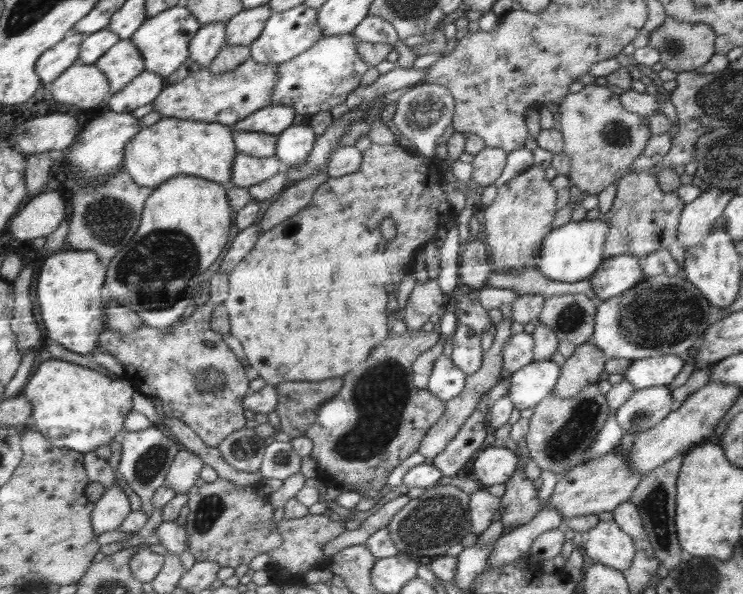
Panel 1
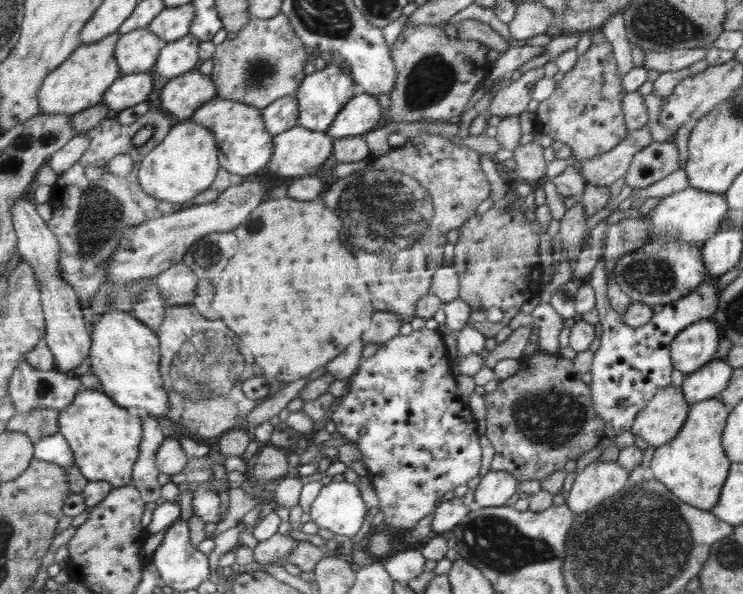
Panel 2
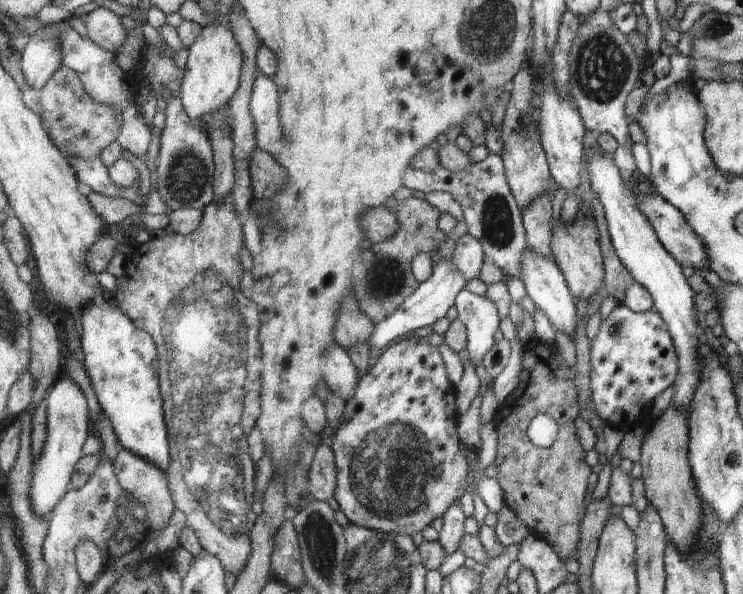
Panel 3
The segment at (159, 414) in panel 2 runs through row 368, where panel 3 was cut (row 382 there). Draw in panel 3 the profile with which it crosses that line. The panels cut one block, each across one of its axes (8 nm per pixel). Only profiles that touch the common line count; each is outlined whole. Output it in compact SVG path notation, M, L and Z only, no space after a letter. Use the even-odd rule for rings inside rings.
M110 296L86 306L79 318L82 348L85 354L84 365L95 387L100 409L110 420L120 444L165 472L171 458L167 438L167 416L163 413L162 391L159 387L159 350L152 336L132 322L130 316L124 310L120 310L116 302L108 301L108 298Z

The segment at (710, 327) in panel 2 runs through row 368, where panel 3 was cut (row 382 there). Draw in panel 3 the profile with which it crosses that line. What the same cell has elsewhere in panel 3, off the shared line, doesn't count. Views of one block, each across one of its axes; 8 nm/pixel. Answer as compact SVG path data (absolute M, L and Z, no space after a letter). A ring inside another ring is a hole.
M597 147L594 154L588 156L588 176L590 176L590 190L596 196L604 208L606 214L606 222L608 223L608 232L610 232L610 240L612 246L618 255L620 262L630 272L635 282L644 286L650 292L650 298L654 302L653 310L663 318L664 324L670 331L672 342L675 342L676 358L679 358L679 374L676 374L674 394L672 394L671 405L680 410L688 410L688 406L692 406L692 398L695 397L696 390L699 389L698 382L698 338L696 338L696 322L698 322L698 308L694 310L695 292L692 291L691 284L688 283L686 276L682 273L682 266L667 252L666 248L660 243L656 230L650 226L648 218L644 216L644 212L640 212L638 206L638 198L634 198L632 192L628 192L626 182L622 182L618 168L614 166L614 160L610 160L610 156L604 156L606 152Z

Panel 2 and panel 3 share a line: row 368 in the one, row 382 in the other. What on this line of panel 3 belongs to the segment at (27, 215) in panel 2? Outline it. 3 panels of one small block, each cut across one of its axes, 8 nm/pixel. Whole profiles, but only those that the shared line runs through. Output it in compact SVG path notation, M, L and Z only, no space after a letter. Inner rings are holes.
M65 373L51 388L46 403L49 408L48 442L44 454L36 461L36 478L32 486L32 504L38 516L51 520L56 506L73 490L71 483L80 460L85 458L84 446L90 438L90 404L82 388Z

